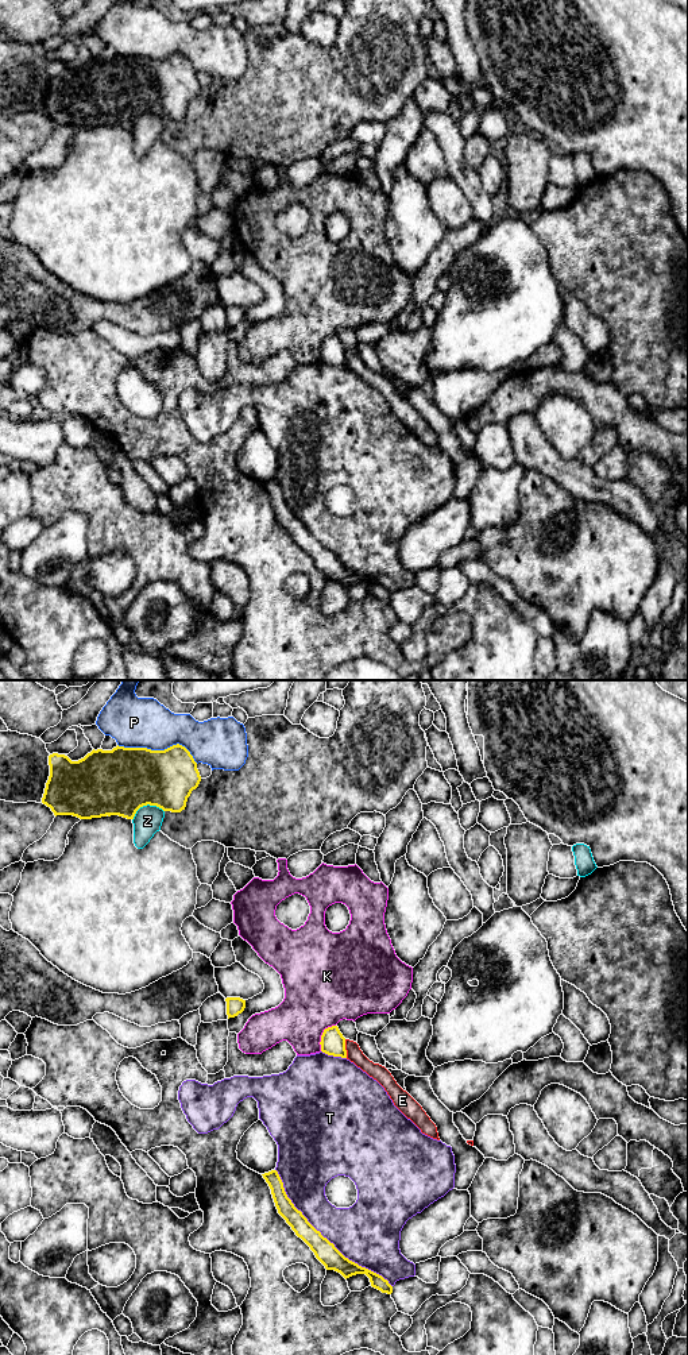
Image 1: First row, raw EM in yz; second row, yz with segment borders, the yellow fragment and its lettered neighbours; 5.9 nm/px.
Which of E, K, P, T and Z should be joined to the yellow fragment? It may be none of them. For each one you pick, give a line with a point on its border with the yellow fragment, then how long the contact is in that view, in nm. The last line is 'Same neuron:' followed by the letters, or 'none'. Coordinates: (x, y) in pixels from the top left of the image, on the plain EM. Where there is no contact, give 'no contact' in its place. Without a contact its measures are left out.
Same neuron: none

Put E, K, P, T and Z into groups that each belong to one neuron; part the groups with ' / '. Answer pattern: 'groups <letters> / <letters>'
groups E / K / P / T / Z

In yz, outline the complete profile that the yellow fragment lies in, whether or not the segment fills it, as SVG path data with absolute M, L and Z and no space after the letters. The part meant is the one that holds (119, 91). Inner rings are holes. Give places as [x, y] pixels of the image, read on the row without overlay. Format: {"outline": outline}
{"outline": "M177 53L165 59L116 55L112 59L92 59L84 67L71 70L65 63L49 65L50 85L42 112L54 124L73 124L80 128L119 124L134 128L143 115L156 115L163 120L181 121L188 107L201 90L197 72L190 61Z"}

